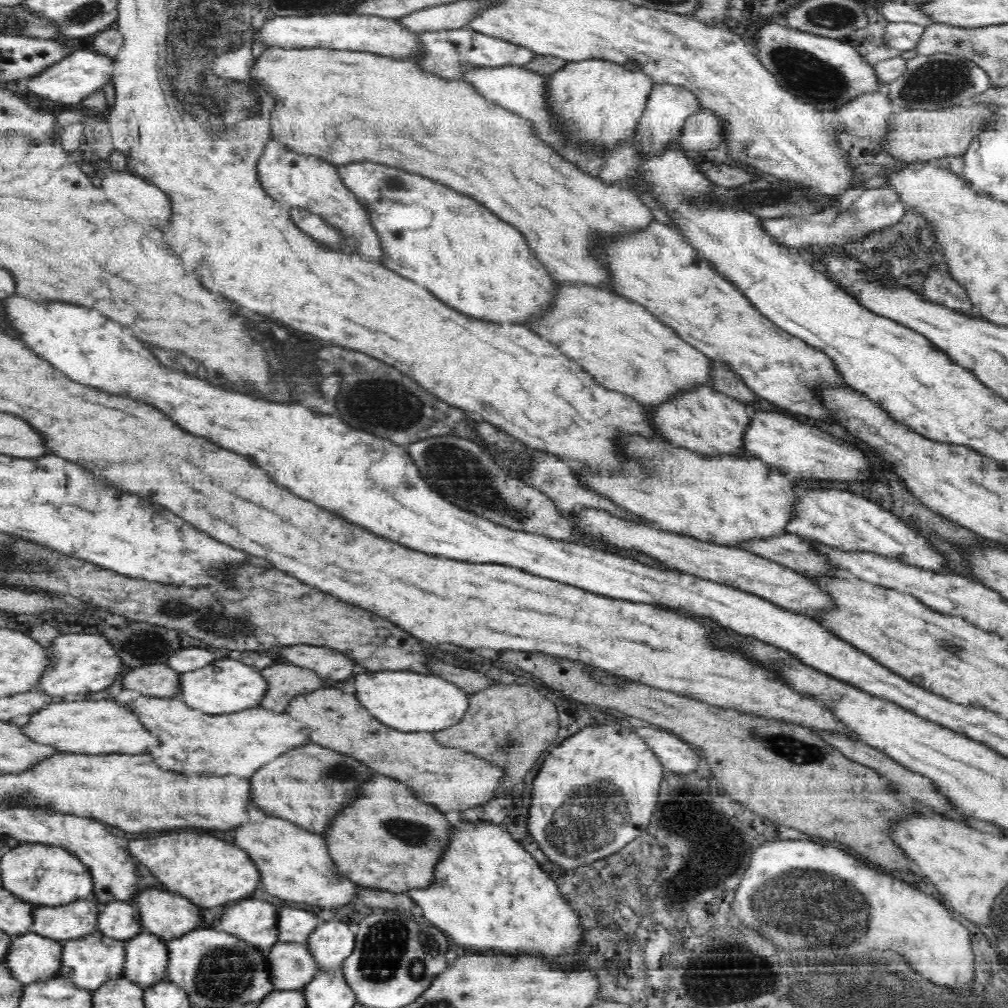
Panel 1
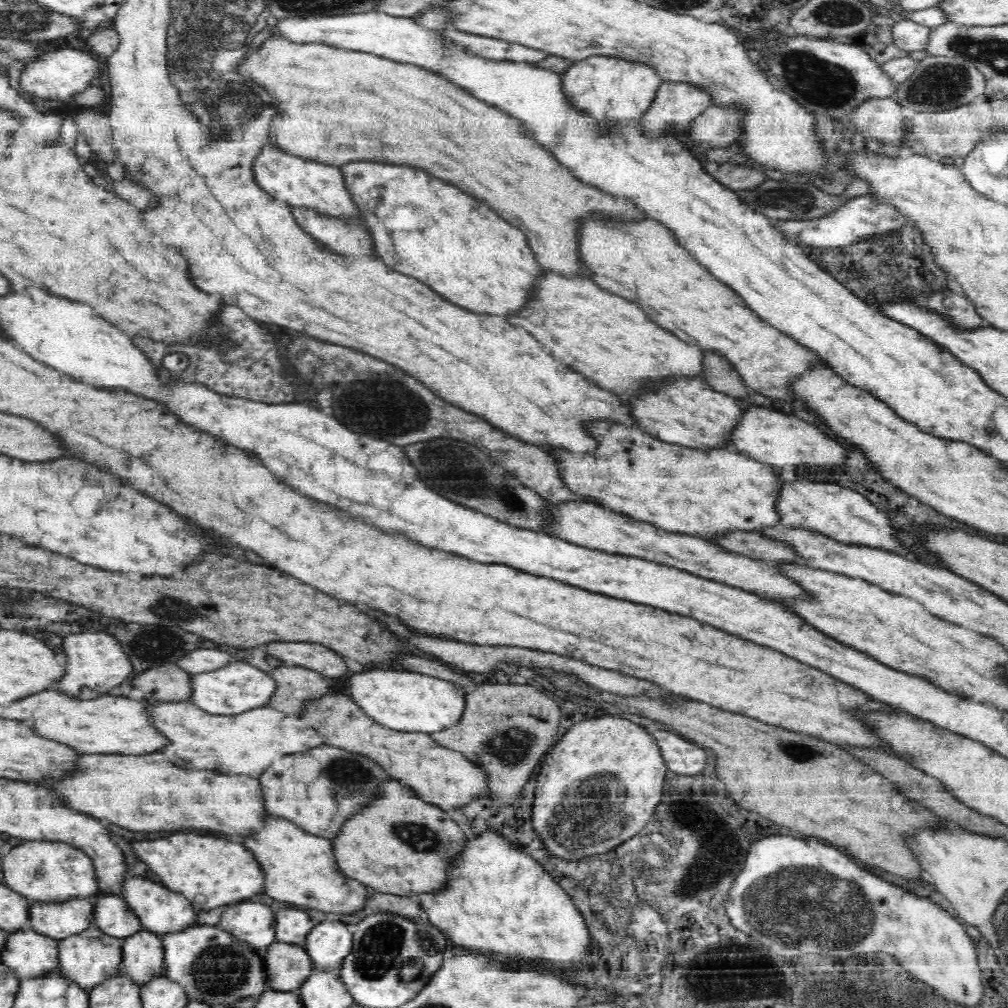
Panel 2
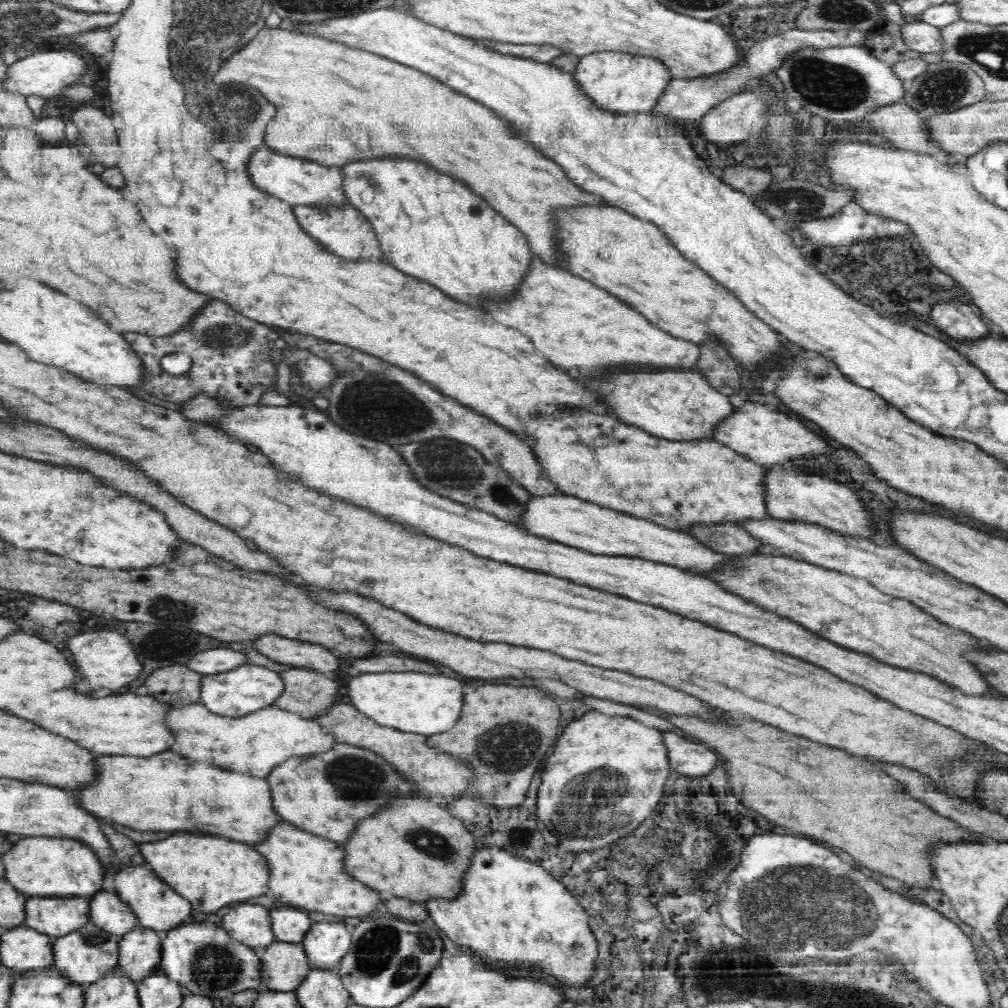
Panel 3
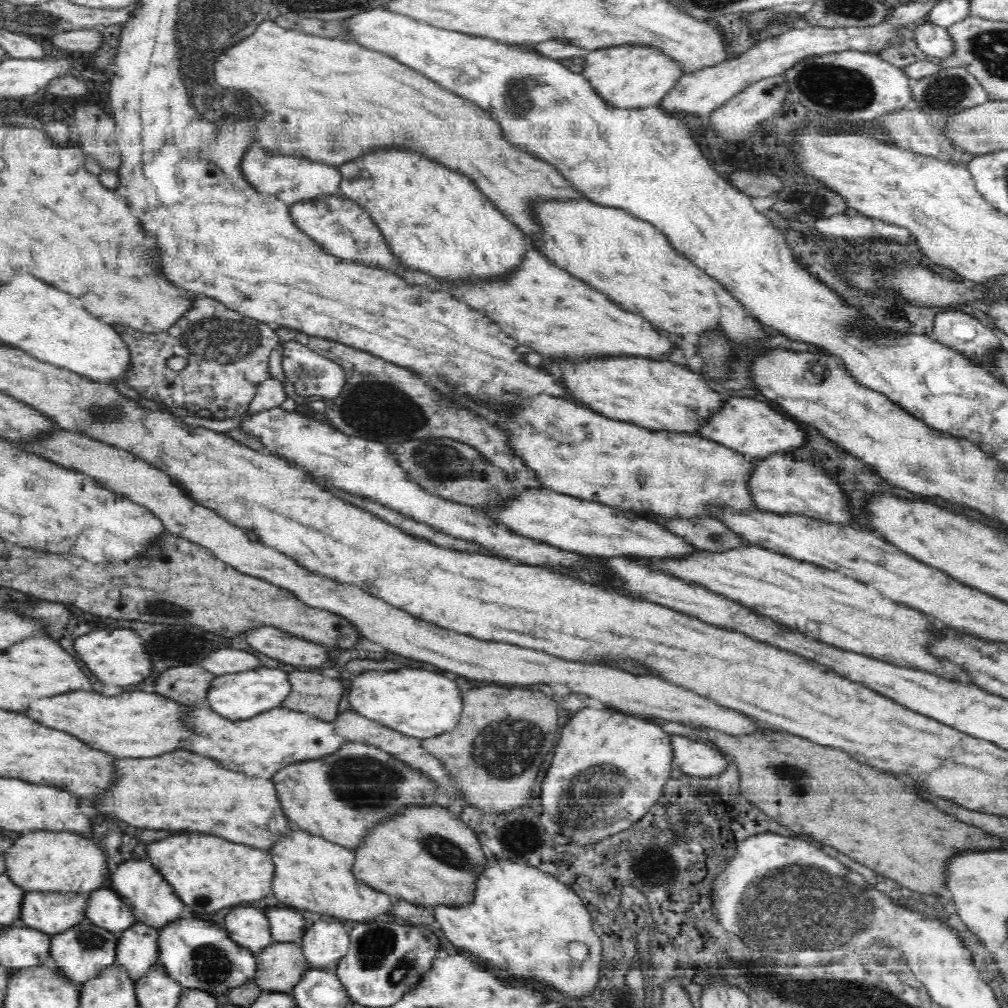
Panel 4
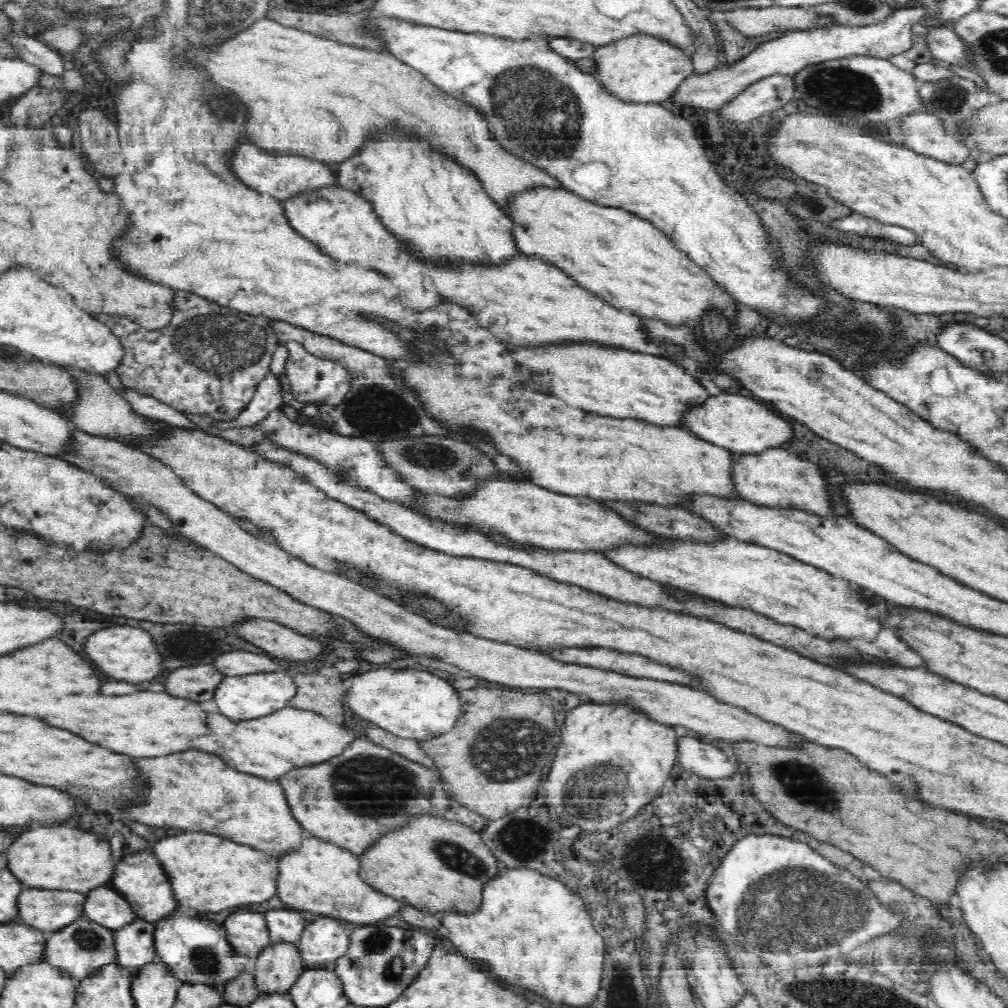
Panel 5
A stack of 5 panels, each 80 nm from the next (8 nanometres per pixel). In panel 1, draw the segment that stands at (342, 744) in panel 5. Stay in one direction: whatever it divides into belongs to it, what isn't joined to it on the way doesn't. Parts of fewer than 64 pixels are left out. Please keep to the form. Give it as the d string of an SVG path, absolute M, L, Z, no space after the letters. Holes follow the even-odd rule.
M140 696L136 700L130 700L130 706L134 706L134 710L138 710L138 718L142 718L142 724L146 726L146 730L150 730L150 734L154 734L156 738L162 738L162 746L158 746L158 750L150 750L150 754L154 754L154 760L158 762L158 766L162 766L162 770L178 770L180 774L208 772L208 774L222 774L222 776L234 774L240 778L248 778L262 764L274 760L276 756L280 756L290 749L294 750L310 744L308 742L310 732L301 728L301 722L294 720L285 712L276 714L277 711L266 710L261 706L232 714L202 714L201 710L190 708L176 696L172 698Z

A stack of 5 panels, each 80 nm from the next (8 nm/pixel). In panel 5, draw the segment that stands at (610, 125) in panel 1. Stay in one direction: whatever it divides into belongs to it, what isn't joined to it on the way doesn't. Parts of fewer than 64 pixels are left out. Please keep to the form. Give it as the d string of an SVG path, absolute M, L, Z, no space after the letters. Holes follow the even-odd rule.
M634 32L630 36L600 45L592 57L599 66L596 75L601 77L607 89L617 94L618 98L632 102L672 99L679 86L694 70L688 49L649 32Z

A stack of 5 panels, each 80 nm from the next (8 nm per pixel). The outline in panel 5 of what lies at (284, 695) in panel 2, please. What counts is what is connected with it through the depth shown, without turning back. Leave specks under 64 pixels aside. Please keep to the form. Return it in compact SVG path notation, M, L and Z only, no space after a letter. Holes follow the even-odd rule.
M296 674L297 696L290 701L290 707L312 710L331 721L344 722L345 696L350 690L344 684L344 677L338 678L322 674Z

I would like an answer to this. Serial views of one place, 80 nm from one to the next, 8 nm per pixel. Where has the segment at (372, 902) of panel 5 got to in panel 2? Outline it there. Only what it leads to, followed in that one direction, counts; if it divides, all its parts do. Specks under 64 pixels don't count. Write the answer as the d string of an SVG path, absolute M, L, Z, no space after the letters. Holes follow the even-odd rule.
M270 818L270 826L266 826L262 834L252 836L254 838L246 838L242 844L250 846L250 850L258 854L258 862L266 866L266 894L274 900L342 914L356 912L364 906L368 894L366 886L338 874L340 867L326 838L312 836L282 818Z

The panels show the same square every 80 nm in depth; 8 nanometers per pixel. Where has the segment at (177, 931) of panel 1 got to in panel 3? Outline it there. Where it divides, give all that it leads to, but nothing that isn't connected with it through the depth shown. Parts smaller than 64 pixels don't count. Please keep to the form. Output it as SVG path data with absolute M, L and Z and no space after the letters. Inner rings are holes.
M150 866L124 867L115 873L114 883L117 895L132 909L140 927L154 930L163 935L164 932L188 922L190 904L180 894L176 894L168 884L158 880L158 876L154 876Z

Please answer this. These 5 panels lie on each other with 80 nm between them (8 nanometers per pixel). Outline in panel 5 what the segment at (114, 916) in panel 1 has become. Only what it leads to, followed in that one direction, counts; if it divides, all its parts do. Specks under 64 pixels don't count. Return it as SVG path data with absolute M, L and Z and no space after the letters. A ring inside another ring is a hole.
M111 883L96 886L87 892L84 917L108 929L122 929L136 920L130 903Z

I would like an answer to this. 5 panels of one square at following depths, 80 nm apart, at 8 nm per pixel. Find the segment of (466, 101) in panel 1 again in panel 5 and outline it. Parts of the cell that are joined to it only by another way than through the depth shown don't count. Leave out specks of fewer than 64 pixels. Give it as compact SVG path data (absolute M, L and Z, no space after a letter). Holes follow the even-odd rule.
M268 17L258 18L242 32L238 32L232 40L224 40L216 46L204 48L192 44L184 52L182 58L202 68L212 84L226 88L238 96L239 102L246 109L241 131L246 132L246 138L250 138L256 146L270 153L297 154L325 164L340 162L356 154L356 150L362 146L374 126L382 128L390 122L399 122L417 130L425 140L433 142L443 152L474 170L486 192L499 206L502 206L508 194L526 190L528 186L559 186L552 177L542 174L542 170L502 152L500 145L488 136L486 121L480 118L478 111L448 96L419 70L408 66L392 53L378 53L338 44L318 35L284 26Z

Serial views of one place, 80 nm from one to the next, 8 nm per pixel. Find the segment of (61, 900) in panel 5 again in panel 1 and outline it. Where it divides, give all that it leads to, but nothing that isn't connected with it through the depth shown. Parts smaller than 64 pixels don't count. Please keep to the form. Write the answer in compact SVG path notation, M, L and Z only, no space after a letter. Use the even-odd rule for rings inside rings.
M74 900L66 906L42 906L34 910L34 928L43 937L57 941L82 938L97 928L100 904L88 900Z

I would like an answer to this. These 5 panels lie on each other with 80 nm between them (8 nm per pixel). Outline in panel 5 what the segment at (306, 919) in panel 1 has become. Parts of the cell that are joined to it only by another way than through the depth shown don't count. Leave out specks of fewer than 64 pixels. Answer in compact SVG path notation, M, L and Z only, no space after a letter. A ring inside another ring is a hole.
M270 910L266 912L266 925L274 945L296 944L308 925L294 910Z

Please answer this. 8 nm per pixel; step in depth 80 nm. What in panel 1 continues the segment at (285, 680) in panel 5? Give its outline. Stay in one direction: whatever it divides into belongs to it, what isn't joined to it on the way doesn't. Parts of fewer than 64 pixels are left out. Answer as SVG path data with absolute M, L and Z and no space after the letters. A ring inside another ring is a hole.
M226 658L216 659L192 672L179 673L179 686L177 698L190 708L211 715L232 714L258 707L268 689L264 675L249 663Z

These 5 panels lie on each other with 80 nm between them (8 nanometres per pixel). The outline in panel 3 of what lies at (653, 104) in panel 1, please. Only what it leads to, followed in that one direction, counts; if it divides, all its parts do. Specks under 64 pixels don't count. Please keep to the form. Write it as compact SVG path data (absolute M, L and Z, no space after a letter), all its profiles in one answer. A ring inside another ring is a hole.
M796 26L786 32L769 36L757 42L749 49L746 56L735 63L730 70L719 71L718 74L703 75L702 78L676 78L665 88L664 93L658 97L657 105L652 108L657 118L670 120L696 120L708 111L718 106L737 92L745 88L752 80L766 77L767 74L776 74L782 64L796 53L798 49L832 49L834 47L866 47L869 34L873 30L800 30Z

